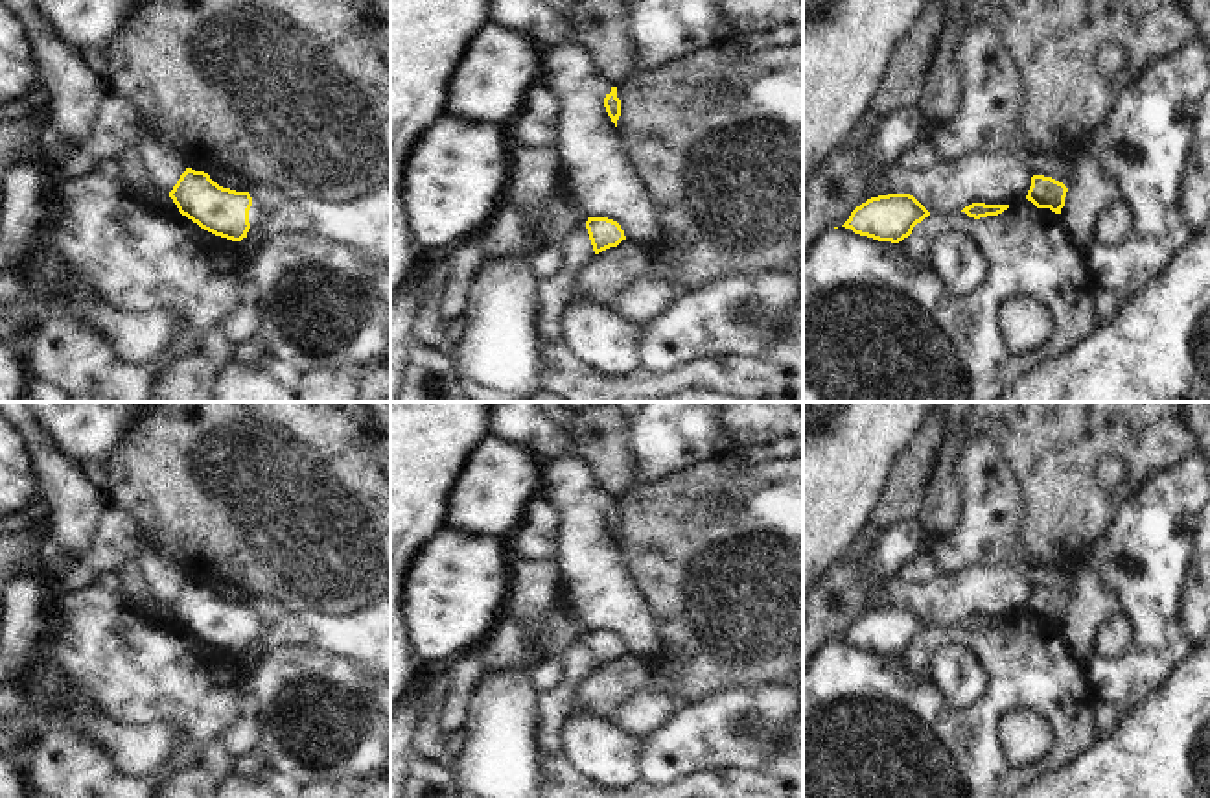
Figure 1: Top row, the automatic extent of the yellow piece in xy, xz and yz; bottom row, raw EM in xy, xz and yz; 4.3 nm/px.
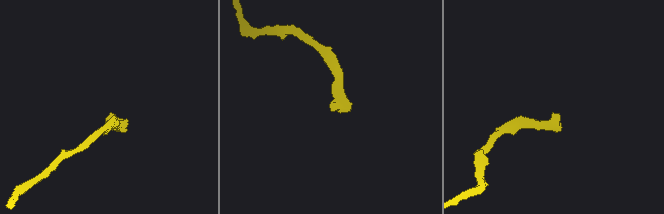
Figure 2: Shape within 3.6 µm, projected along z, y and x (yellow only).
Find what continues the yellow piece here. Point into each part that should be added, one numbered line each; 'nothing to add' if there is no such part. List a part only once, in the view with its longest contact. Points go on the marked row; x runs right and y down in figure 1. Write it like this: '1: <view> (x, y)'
1: xy (365, 223)

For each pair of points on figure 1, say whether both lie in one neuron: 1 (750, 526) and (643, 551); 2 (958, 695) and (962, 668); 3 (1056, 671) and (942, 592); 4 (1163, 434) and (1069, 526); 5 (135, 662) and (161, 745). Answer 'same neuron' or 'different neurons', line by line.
1: same neuron
2: same neuron
3: different neurons
4: same neuron
5: different neurons

